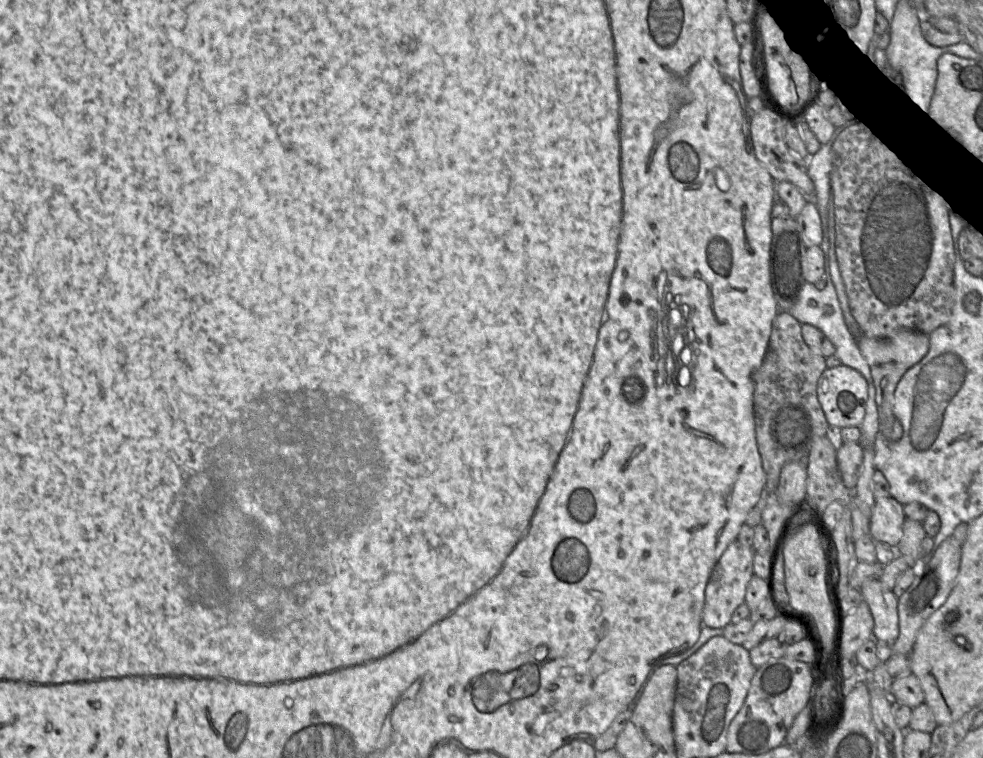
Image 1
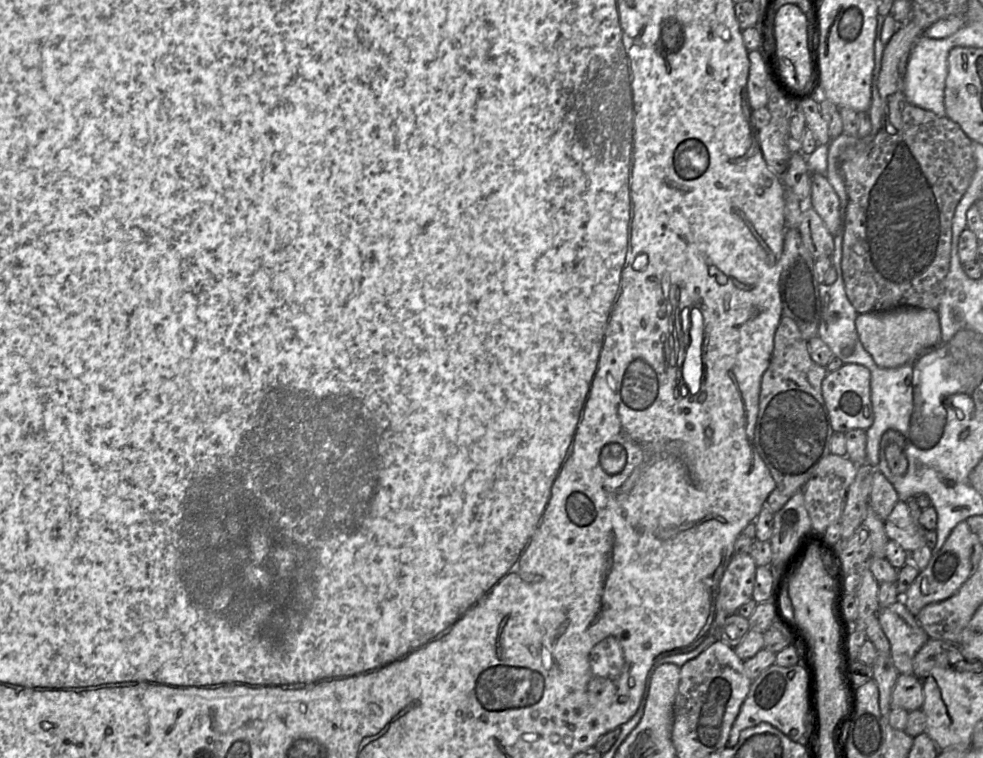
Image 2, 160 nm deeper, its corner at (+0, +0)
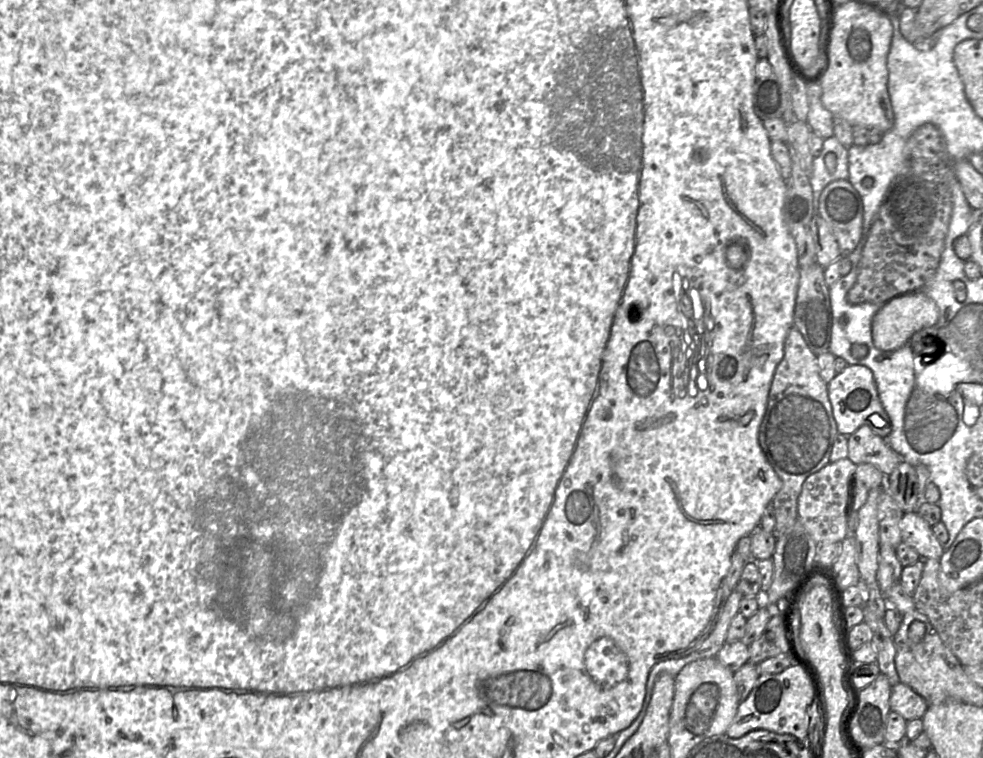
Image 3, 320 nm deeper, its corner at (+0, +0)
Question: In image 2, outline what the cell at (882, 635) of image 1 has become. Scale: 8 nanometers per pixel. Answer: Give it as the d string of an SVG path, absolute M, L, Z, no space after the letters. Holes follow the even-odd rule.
M903 600L880 609L877 616L890 643L894 666L900 674L914 675L914 657L930 637Z

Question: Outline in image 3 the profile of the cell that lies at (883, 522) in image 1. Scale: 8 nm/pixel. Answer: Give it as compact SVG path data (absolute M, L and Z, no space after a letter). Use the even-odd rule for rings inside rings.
M917 511L906 512L900 520L902 542L914 548L921 559L939 560L945 552L932 527Z

